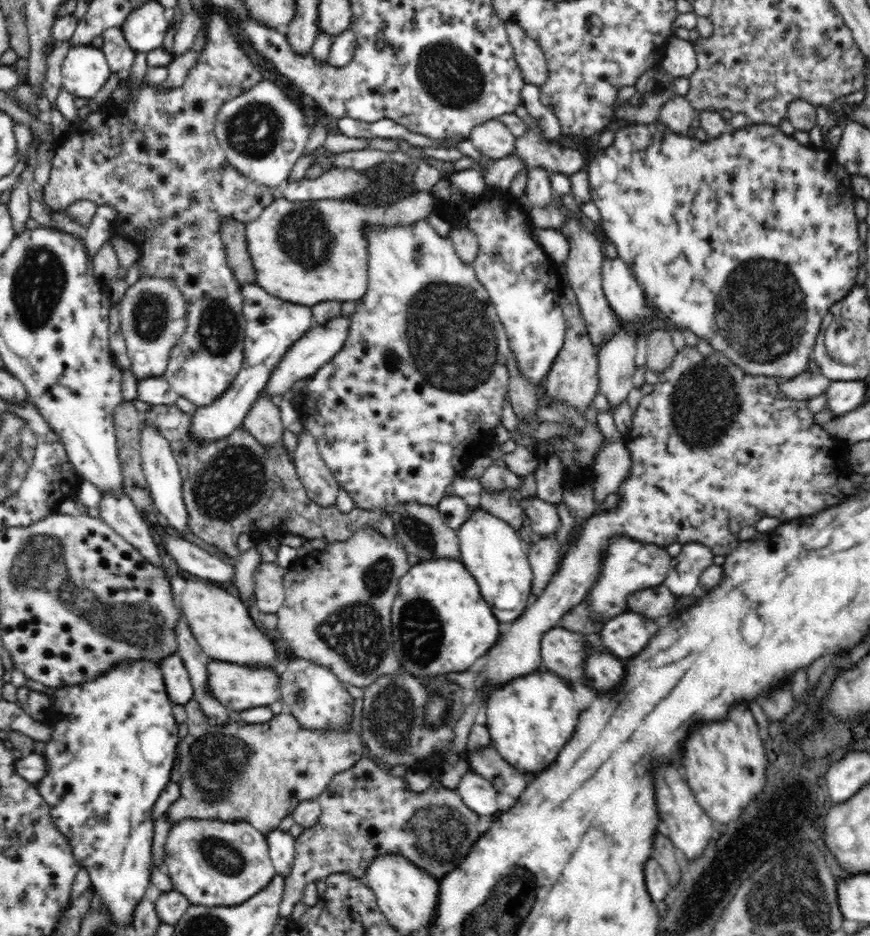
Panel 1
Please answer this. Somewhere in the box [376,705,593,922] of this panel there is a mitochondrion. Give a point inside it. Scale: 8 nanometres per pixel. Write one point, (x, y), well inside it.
(441, 836)

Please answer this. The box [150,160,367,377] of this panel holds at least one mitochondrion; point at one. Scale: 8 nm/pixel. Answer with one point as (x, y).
(303, 235)

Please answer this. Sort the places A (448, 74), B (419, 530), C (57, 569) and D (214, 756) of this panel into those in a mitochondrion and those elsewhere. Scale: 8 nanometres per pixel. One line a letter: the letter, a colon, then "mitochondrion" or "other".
A: mitochondrion
B: mitochondrion
C: mitochondrion
D: mitochondrion

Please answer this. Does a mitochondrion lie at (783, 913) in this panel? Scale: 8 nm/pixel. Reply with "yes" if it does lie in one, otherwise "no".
yes

